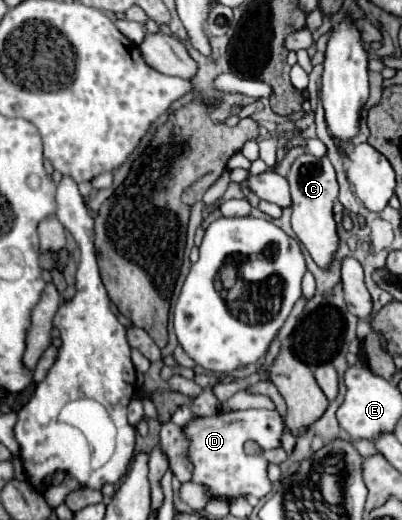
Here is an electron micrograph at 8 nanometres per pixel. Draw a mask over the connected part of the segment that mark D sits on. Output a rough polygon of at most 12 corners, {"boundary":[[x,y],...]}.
{"boundary":[[246,409],[184,427],[194,481],[212,497],[264,497],[278,411]]}

